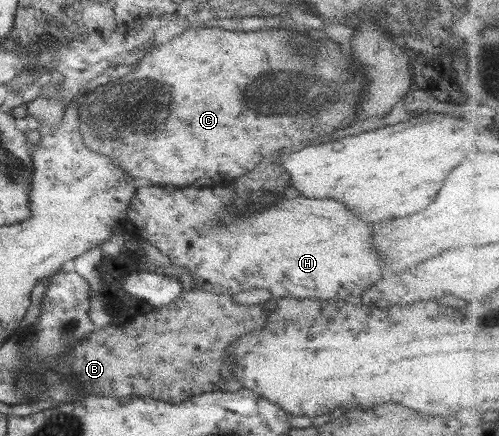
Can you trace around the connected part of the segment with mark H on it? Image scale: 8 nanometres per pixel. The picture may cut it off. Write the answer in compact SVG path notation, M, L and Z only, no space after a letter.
M143 186L135 192L129 208L127 208L126 226L132 236L142 241L148 250L152 253L157 249L163 256L167 256L171 266L179 266L185 272L189 272L193 276L194 286L198 286L205 292L213 292L213 294L237 294L249 288L263 288L267 290L273 298L285 298L293 296L293 298L319 298L319 300L327 300L327 298L347 298L347 296L361 296L365 290L369 290L369 286L373 286L379 278L381 278L381 262L379 256L375 254L375 250L371 250L369 244L369 234L367 234L367 224L359 222L349 210L343 208L343 204L333 202L333 200L309 200L309 198L289 198L289 200L281 200L271 204L265 210L257 210L251 212L249 218L241 216L241 214L231 214L227 204L235 198L233 190L229 188L173 188L173 186Z

